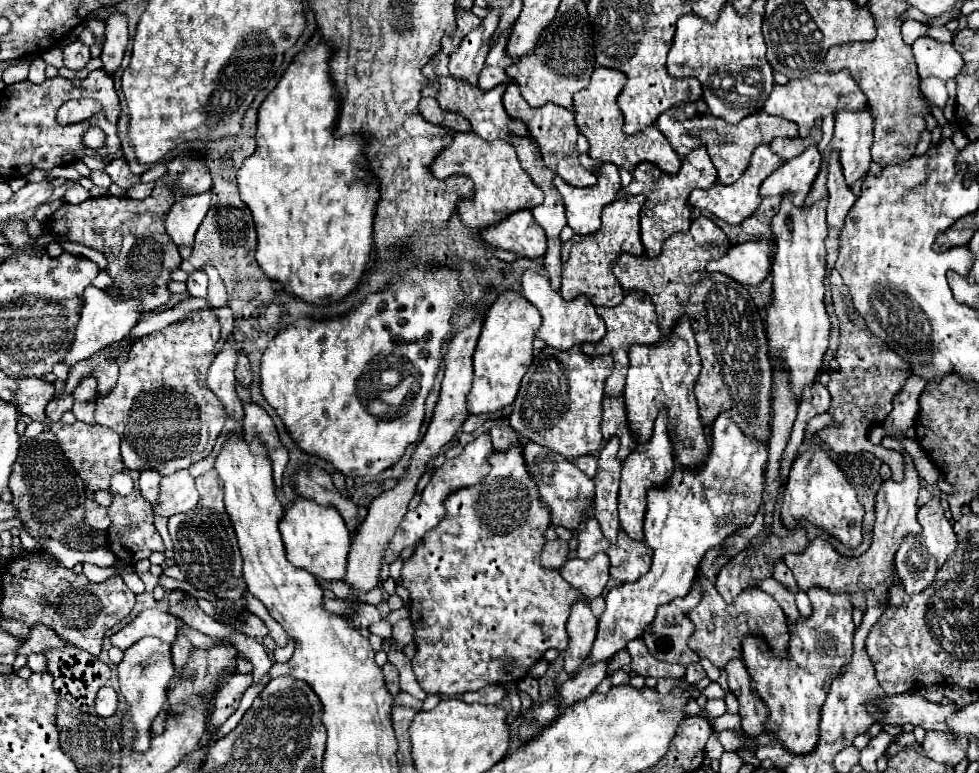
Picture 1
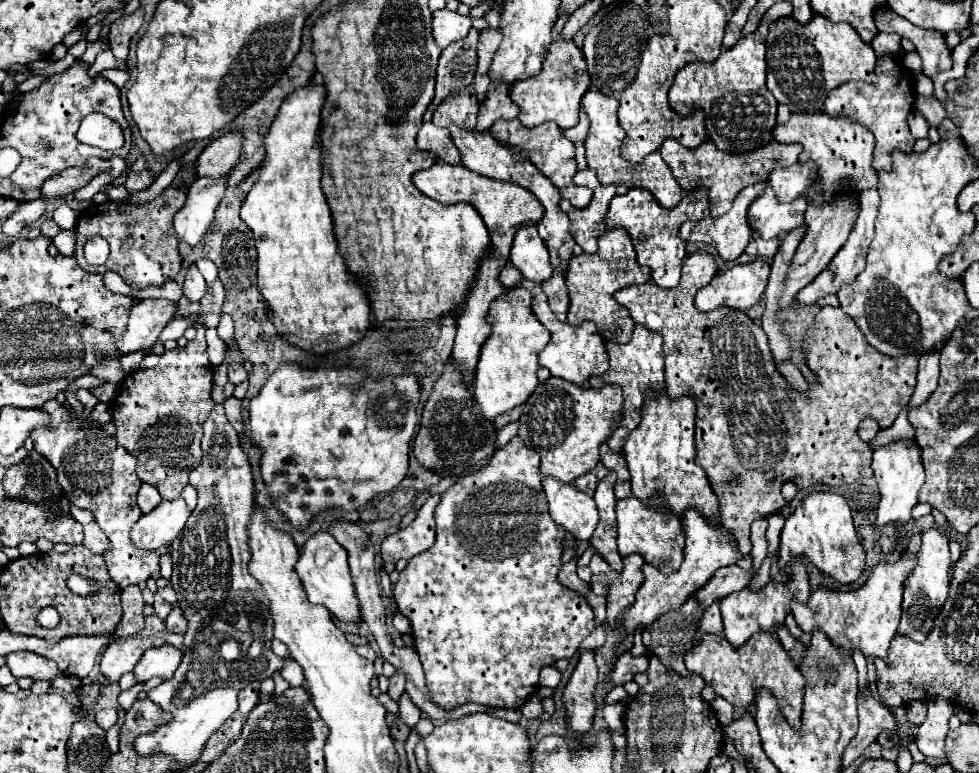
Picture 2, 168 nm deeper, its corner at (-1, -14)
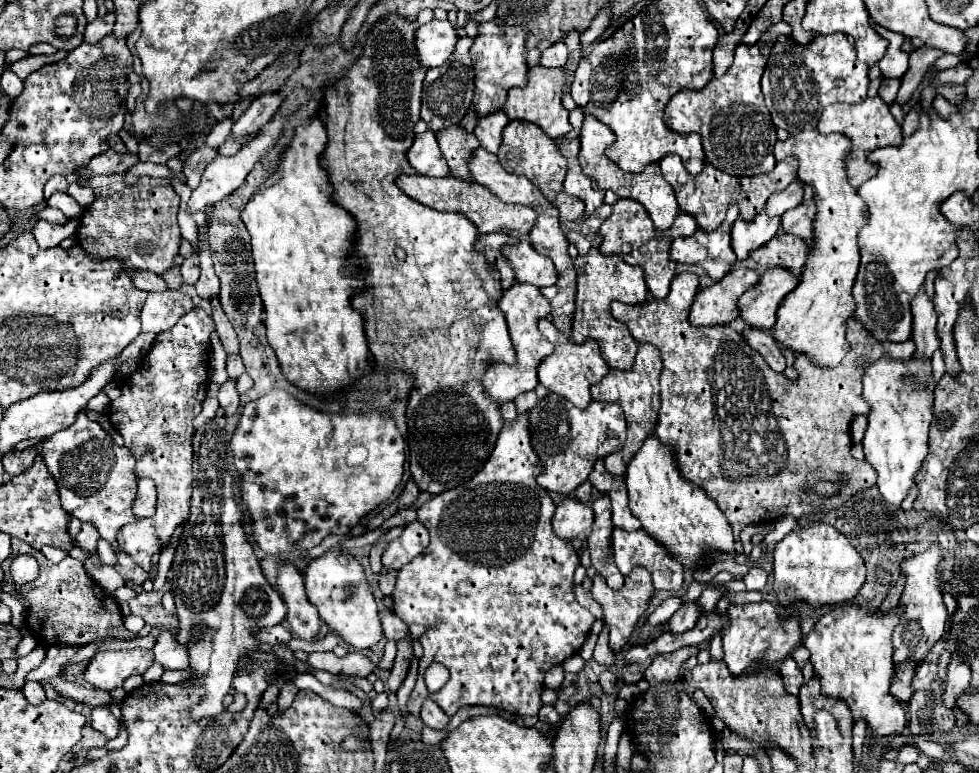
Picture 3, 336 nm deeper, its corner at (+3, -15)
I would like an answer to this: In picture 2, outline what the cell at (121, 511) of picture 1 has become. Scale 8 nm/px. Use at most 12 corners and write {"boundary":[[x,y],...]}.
{"boundary":[[47,400],[31,432],[69,502],[91,510],[125,588],[159,572],[131,542],[135,456]]}

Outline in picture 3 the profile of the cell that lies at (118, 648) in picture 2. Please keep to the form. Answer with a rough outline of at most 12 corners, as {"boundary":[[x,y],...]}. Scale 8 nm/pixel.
{"boundary":[[101,651],[83,681],[105,691],[153,665],[153,651]]}

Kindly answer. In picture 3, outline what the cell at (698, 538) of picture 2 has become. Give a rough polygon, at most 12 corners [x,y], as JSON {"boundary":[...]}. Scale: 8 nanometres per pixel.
{"boundary":[[761,567],[749,569],[743,577],[749,591],[761,591],[767,573]]}

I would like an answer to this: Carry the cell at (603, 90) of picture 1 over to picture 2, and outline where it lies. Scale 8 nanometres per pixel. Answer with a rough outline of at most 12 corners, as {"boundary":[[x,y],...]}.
{"boundary":[[589,90],[587,166],[601,184],[647,188],[673,208],[683,190],[659,152],[621,158],[619,102]]}

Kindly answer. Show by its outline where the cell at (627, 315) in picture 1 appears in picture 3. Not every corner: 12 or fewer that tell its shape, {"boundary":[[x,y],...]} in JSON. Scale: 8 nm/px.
{"boundary":[[639,345],[631,371],[611,369],[591,387],[595,401],[619,403],[627,441],[605,457],[623,479],[657,425],[661,359]]}

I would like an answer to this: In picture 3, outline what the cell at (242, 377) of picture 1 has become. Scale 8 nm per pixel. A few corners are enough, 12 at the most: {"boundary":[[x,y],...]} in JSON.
{"boundary":[[211,295],[215,329],[227,353],[239,351],[233,325],[225,317],[219,295]]}

